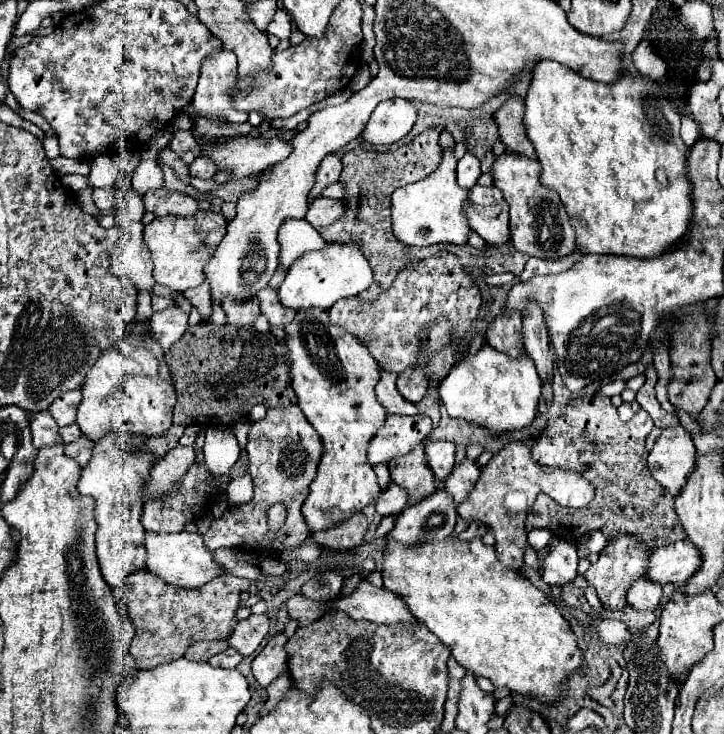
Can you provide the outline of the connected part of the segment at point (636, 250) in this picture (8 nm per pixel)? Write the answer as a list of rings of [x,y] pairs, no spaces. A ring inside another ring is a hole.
[[[538,61],[532,69],[532,79],[530,79],[530,87],[528,93],[524,97],[524,127],[526,127],[526,135],[532,141],[538,161],[542,165],[542,175],[540,175],[540,183],[554,189],[560,195],[560,201],[564,203],[568,215],[570,215],[570,225],[576,231],[576,245],[586,249],[586,253],[612,253],[612,255],[630,255],[630,257],[656,257],[660,253],[664,253],[666,249],[674,247],[678,243],[678,239],[684,237],[684,233],[688,231],[690,225],[690,217],[692,217],[692,197],[690,197],[690,181],[686,177],[686,153],[688,147],[684,145],[684,141],[680,139],[680,113],[678,109],[672,105],[672,101],[664,95],[664,89],[660,85],[660,81],[654,81],[650,77],[644,75],[630,75],[630,73],[622,73],[614,83],[598,83],[598,81],[590,81],[578,73],[574,73],[572,69],[556,63],[556,61]],[[664,167],[666,175],[670,179],[668,187],[662,187],[656,181],[656,169]]]

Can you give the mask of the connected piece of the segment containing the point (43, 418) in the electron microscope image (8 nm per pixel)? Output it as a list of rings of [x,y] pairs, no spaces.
[[[38,411],[32,413],[30,417],[30,431],[32,431],[32,443],[34,447],[44,447],[50,443],[60,443],[60,435],[58,435],[58,425],[56,421],[50,417],[48,411]]]

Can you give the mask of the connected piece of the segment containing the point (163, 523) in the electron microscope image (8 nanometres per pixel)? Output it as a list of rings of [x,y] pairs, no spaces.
[[[192,463],[188,467],[186,475],[178,481],[178,485],[176,485],[174,491],[164,493],[162,497],[154,497],[154,499],[146,501],[144,513],[142,513],[142,525],[144,525],[146,531],[158,531],[158,533],[184,531],[188,523],[200,521],[202,517],[206,517],[210,513],[212,505],[216,505],[218,497],[220,497],[218,481],[208,471],[206,463]]]

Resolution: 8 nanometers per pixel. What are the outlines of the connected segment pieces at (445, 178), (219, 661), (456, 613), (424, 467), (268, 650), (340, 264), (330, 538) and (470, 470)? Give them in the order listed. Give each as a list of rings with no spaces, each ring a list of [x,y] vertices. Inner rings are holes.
[[[454,147],[444,149],[440,167],[426,179],[404,185],[392,193],[392,229],[394,235],[414,247],[428,247],[436,243],[452,243],[464,247],[468,243],[470,225],[464,211],[464,203],[470,191],[460,187],[456,181],[456,157]]]
[[[228,647],[224,653],[218,653],[218,655],[208,659],[210,665],[222,667],[222,669],[234,669],[240,661],[242,661],[242,655],[236,649],[232,649],[232,647]]]
[[[448,535],[448,539],[436,543],[412,547],[386,539],[380,563],[384,587],[406,599],[414,617],[422,621],[444,645],[450,645],[454,659],[464,669],[476,677],[488,677],[496,687],[508,687],[522,695],[536,695],[544,703],[556,703],[560,685],[580,665],[582,651],[578,649],[576,637],[558,607],[544,591],[536,589],[518,571],[506,569],[498,561],[494,547],[484,545],[480,537],[462,541],[458,535]]]
[[[416,445],[410,453],[394,457],[390,463],[390,475],[392,481],[402,485],[408,491],[408,497],[426,497],[436,491],[438,481],[434,479],[434,473],[430,471],[430,465],[426,461],[424,445]]]
[[[284,633],[274,635],[260,655],[252,661],[252,673],[256,681],[262,687],[268,687],[272,681],[276,681],[282,673],[288,671],[288,655],[286,655],[286,641],[288,637]]]
[[[324,247],[320,251],[308,251],[298,257],[286,273],[278,289],[278,297],[282,305],[290,309],[330,309],[338,299],[356,297],[358,293],[366,291],[374,281],[374,271],[370,261],[362,255],[356,247]]]
[[[362,511],[354,513],[350,519],[344,519],[324,531],[312,531],[312,541],[330,549],[346,549],[354,551],[364,545],[364,535],[368,529],[368,521]]]
[[[464,459],[452,467],[444,485],[446,485],[446,491],[452,493],[456,505],[462,503],[462,499],[466,499],[468,491],[474,489],[478,475],[480,475],[480,467],[476,461],[470,461],[470,459]]]

